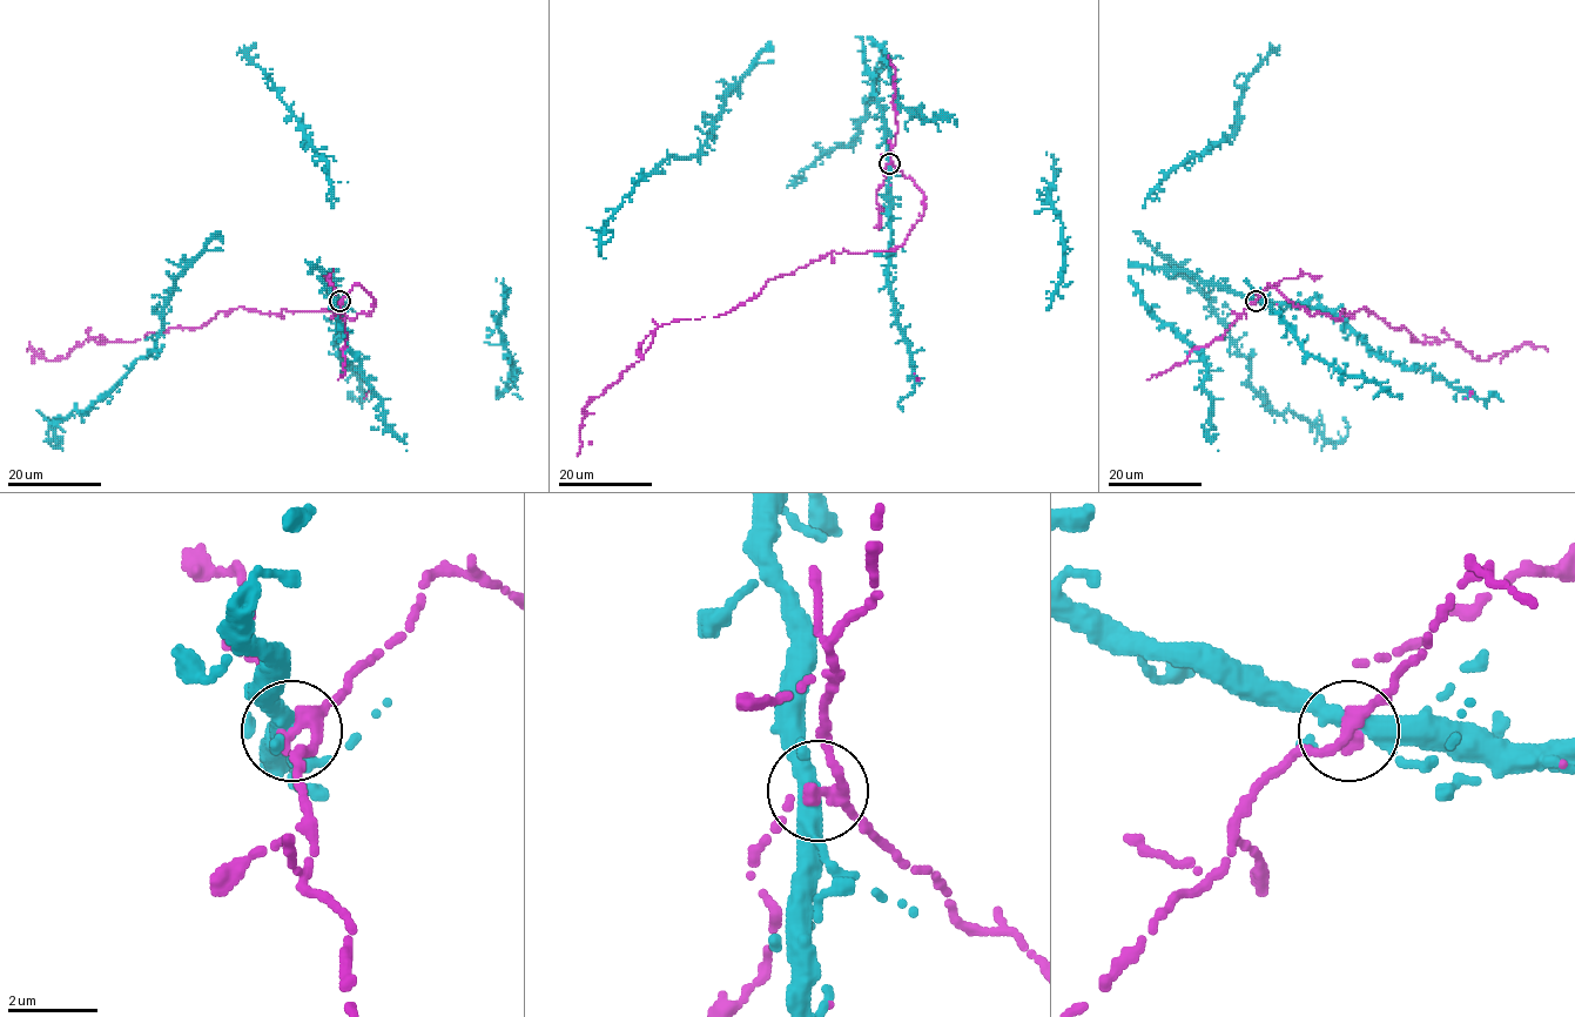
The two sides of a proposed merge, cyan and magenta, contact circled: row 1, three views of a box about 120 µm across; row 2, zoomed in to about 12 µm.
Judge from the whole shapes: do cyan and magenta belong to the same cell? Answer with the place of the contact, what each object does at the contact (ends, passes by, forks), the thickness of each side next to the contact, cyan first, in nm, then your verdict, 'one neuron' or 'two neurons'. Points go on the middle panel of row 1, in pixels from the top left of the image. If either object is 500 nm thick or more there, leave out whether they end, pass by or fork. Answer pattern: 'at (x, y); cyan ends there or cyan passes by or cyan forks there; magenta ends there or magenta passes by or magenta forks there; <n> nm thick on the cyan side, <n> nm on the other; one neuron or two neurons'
at (889, 163); cyan forks there; magenta passes by; 320 nm thick on the cyan side, 320 nm on the other; one neuron

